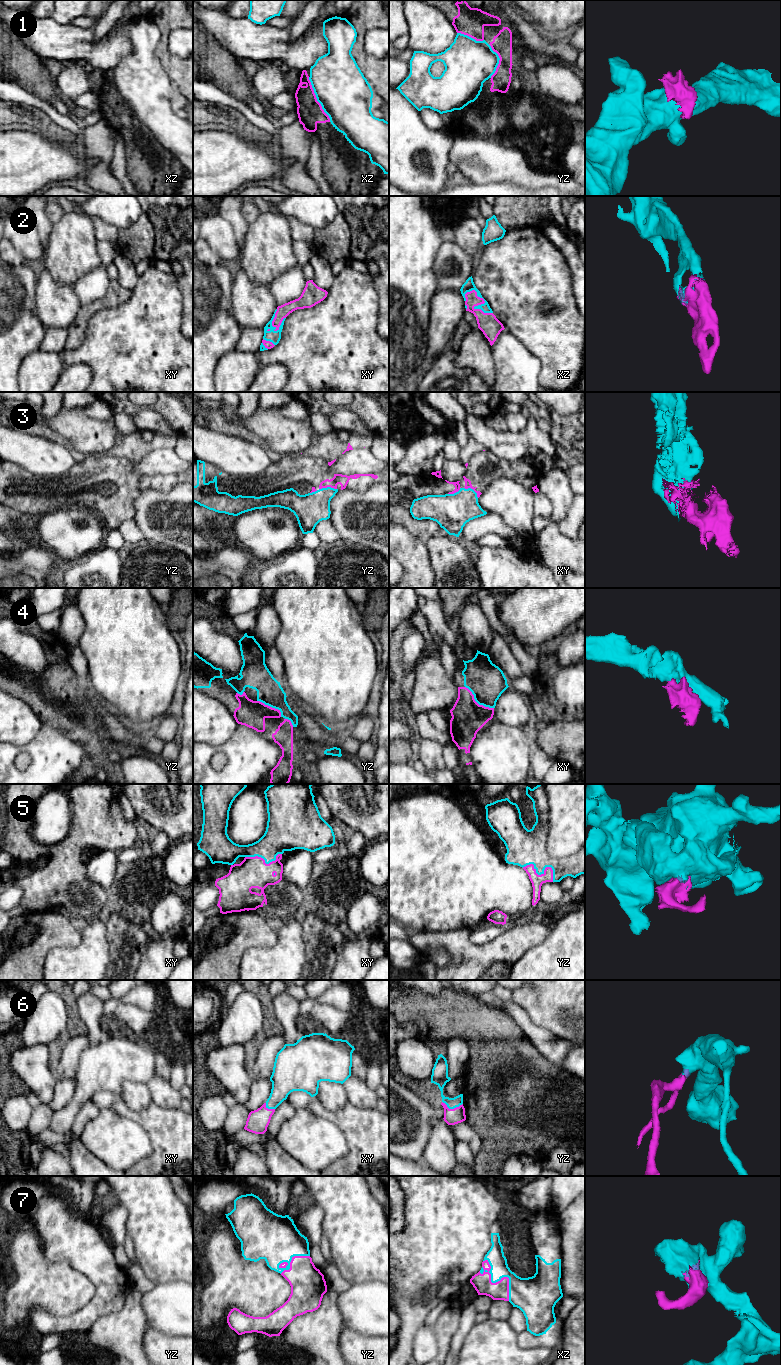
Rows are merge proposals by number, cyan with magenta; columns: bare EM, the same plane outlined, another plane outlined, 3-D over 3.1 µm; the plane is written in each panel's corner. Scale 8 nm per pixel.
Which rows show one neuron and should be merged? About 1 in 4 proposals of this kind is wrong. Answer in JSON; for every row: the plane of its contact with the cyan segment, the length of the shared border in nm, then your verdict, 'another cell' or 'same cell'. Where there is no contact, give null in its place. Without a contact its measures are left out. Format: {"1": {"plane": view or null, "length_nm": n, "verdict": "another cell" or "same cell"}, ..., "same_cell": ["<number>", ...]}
{"1": {"plane": "xz", "length_nm": 400, "verdict": "another cell"}, "2": {"plane": "xz", "length_nm": 280, "verdict": "same cell"}, "3": {"plane": "yz", "length_nm": 140, "verdict": "same cell"}, "4": {"plane": "xy", "length_nm": 300, "verdict": "same cell"}, "5": {"plane": "yz", "length_nm": 280, "verdict": "same cell"}, "6": {"plane": "yz", "length_nm": 170, "verdict": "same cell"}, "7": {"plane": "xz", "length_nm": 380, "verdict": "same cell"}, "same_cell": ["2", "3", "4", "5", "6", "7"]}

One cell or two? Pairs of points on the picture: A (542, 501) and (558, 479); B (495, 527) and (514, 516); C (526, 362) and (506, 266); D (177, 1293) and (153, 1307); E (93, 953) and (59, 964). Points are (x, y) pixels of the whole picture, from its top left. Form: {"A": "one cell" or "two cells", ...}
{"A": "two cells", "B": "two cells", "C": "two cells", "D": "one cell", "E": "one cell"}

